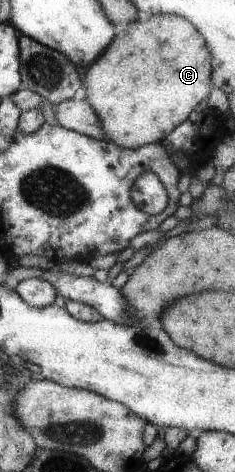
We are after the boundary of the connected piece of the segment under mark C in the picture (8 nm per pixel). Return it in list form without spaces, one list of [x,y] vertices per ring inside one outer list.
[[[153,16],[147,22],[129,24],[127,30],[115,35],[109,48],[87,66],[86,71],[81,96],[97,112],[107,141],[121,148],[135,149],[160,143],[174,128],[183,124],[195,106],[211,92],[211,54],[193,24],[179,16]]]

